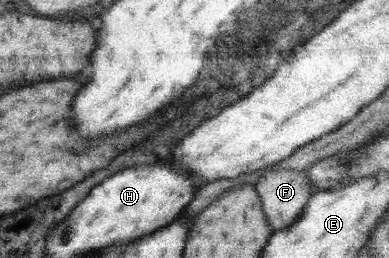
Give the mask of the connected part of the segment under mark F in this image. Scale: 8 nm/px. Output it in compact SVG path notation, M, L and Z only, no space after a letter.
M296 169L270 171L256 181L255 189L273 232L291 226L314 194L310 179Z

